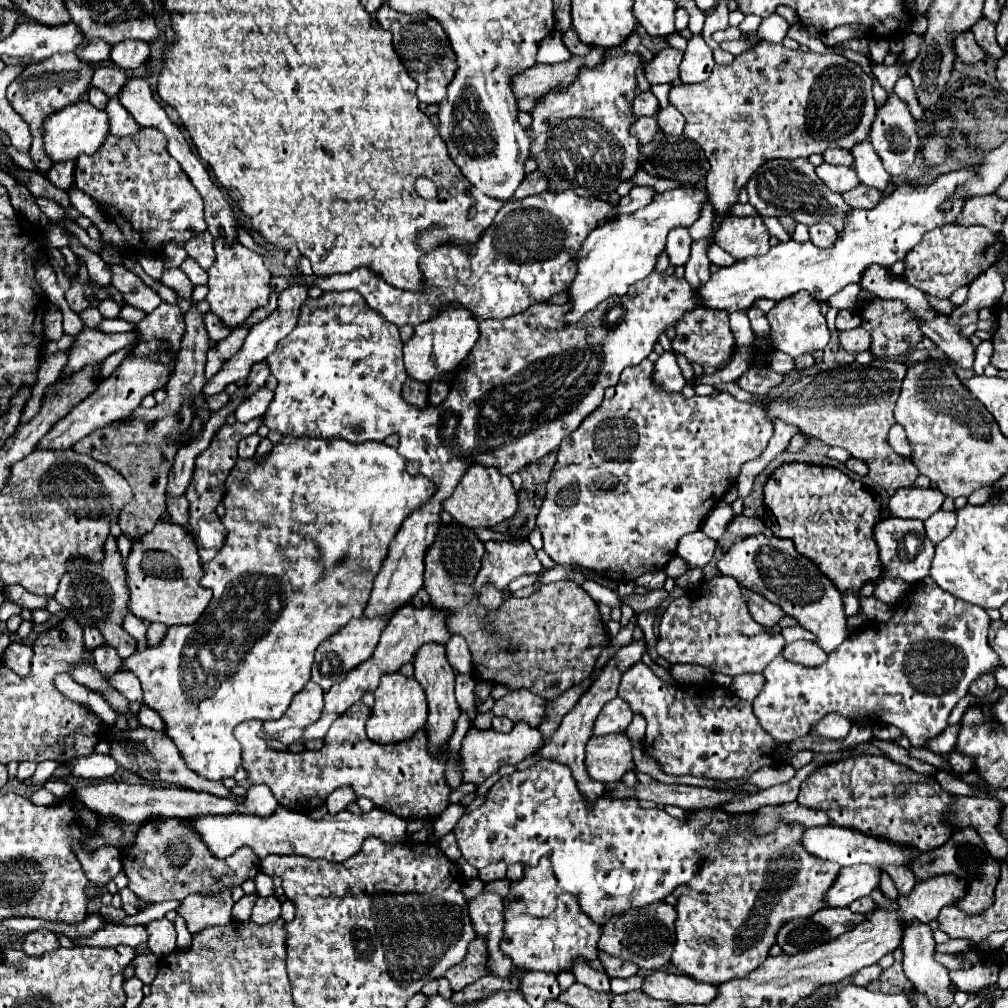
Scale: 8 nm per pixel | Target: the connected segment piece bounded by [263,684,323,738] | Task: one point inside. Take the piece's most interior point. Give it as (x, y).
(305, 708)

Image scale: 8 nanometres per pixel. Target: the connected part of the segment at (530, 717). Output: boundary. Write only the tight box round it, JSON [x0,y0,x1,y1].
[493,690,547,728]

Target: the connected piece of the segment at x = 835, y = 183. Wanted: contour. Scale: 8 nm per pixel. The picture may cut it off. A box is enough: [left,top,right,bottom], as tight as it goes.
[817,162,859,194]

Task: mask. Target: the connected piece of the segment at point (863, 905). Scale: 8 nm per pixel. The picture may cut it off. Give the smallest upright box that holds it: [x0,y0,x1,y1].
[849,896,875,914]

